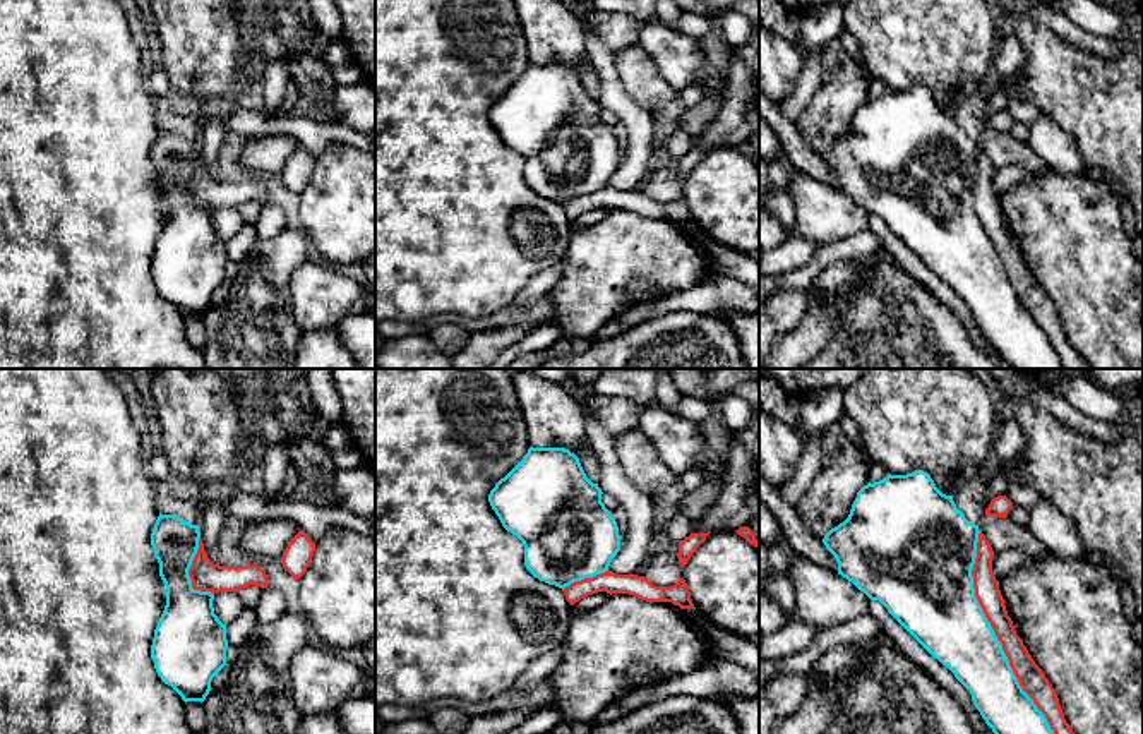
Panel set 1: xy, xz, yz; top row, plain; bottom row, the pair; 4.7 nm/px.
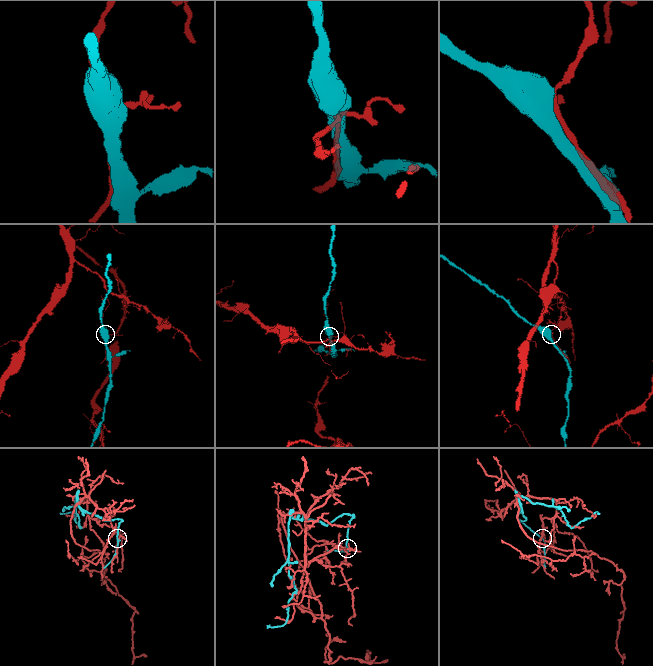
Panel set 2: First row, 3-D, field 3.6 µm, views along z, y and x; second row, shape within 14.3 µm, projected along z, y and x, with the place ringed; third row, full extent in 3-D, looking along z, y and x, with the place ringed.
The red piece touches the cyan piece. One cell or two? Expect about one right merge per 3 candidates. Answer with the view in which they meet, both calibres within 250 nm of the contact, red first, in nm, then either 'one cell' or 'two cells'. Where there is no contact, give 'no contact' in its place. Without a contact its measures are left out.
meets red in yz; 120 nm thick on the red side, 340 nm on the other; two cells

